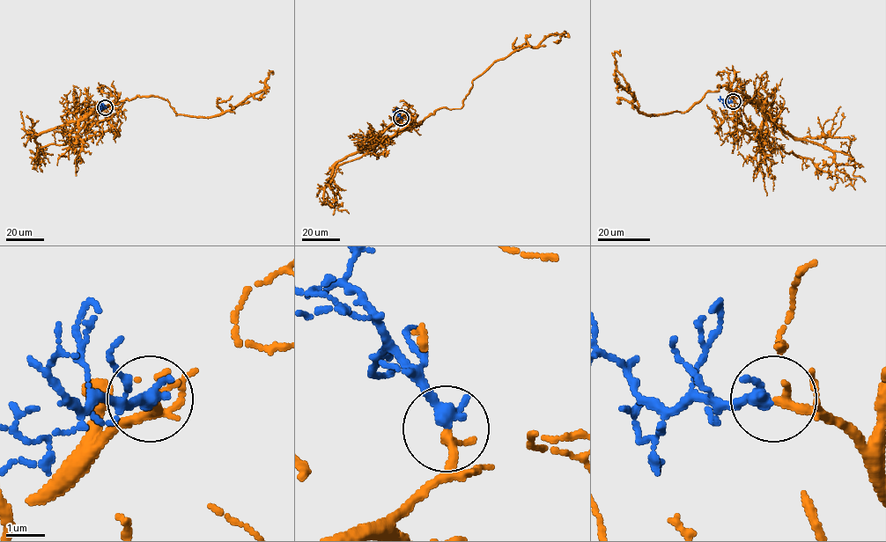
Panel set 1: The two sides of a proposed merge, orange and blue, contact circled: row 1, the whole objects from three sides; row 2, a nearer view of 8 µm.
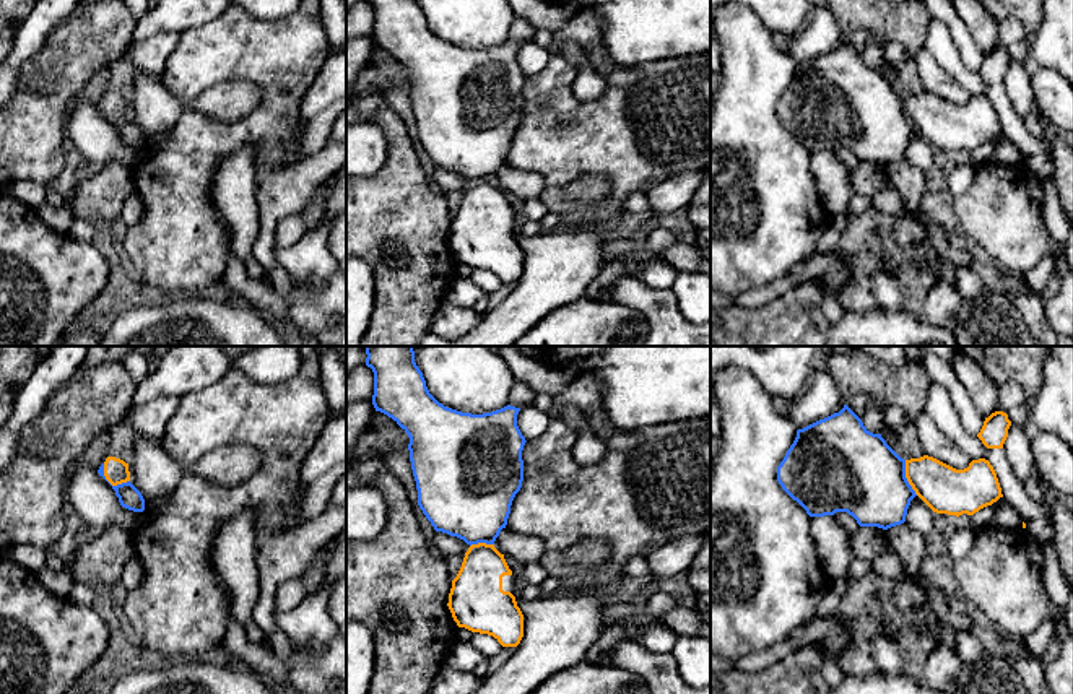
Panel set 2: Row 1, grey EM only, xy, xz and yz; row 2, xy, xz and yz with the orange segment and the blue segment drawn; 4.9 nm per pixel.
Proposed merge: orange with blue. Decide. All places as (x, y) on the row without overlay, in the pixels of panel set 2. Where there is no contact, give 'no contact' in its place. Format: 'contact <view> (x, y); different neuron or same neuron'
contact xy (111, 119); same neuron

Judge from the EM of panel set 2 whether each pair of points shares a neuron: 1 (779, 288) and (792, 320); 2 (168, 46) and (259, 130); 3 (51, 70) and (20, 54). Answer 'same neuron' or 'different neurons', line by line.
1: different neurons
2: different neurons
3: different neurons

